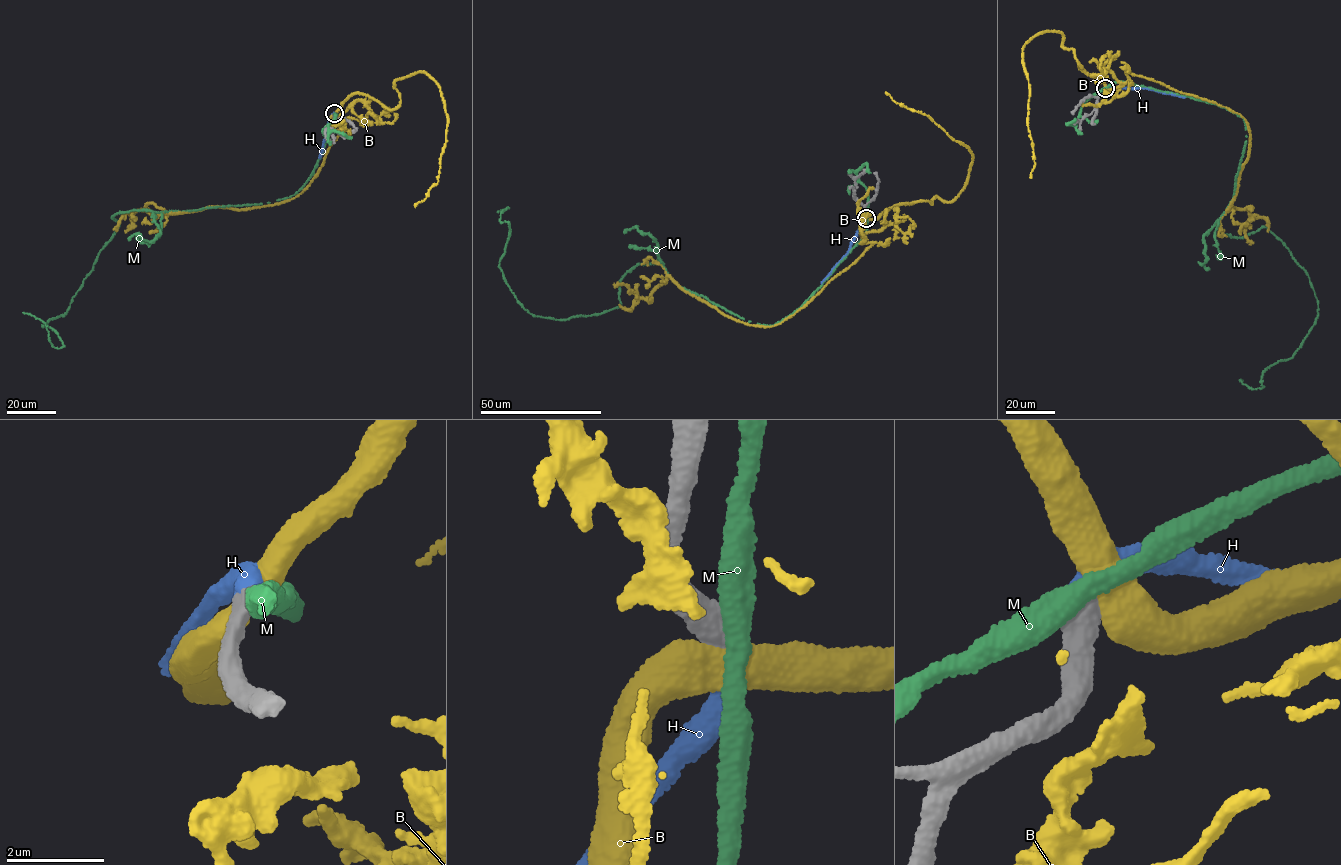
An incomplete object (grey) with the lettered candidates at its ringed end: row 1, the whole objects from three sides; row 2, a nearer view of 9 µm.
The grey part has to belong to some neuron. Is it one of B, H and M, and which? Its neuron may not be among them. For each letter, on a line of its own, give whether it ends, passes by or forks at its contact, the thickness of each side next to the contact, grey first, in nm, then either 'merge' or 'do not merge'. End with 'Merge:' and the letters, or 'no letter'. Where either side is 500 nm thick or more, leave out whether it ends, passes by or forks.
B: 500 nm thick on the grey side, 500 nm on the other; do not merge
H: it ends there; 480 nm thick on the grey side, 480 nm on the other; merge
M: 500 nm thick on the grey side, 400 nm on the other; do not merge
Merge: H

